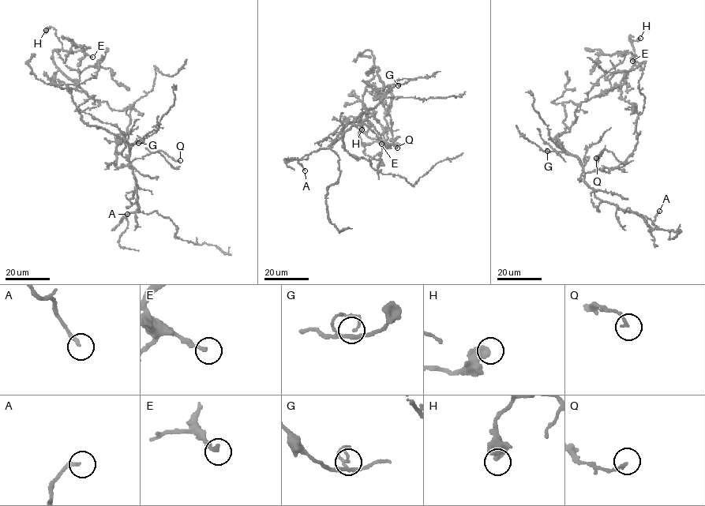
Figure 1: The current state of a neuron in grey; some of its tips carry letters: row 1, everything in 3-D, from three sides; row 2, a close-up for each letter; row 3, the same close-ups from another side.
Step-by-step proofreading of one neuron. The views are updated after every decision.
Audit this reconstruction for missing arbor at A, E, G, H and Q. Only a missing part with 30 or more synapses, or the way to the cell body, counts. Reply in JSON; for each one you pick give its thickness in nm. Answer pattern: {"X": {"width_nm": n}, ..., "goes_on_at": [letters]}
{"goes_on_at": []}

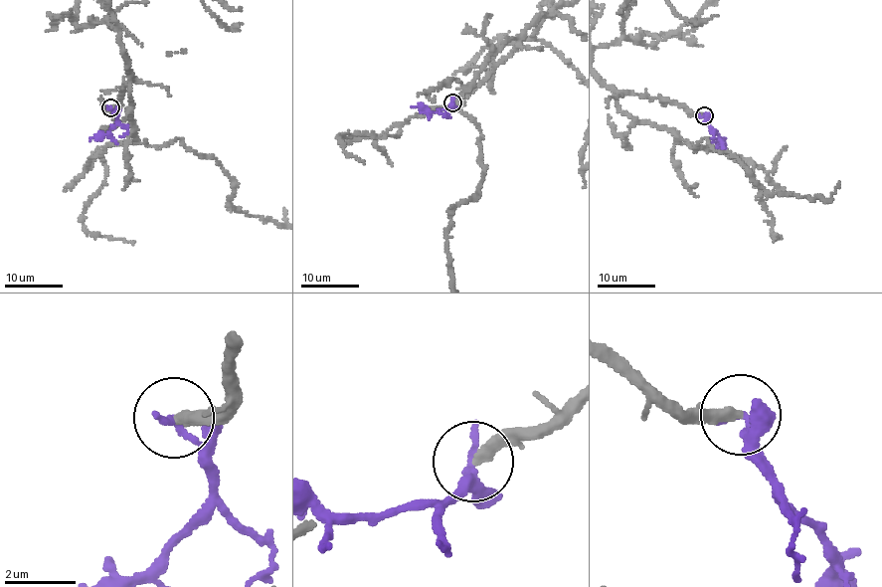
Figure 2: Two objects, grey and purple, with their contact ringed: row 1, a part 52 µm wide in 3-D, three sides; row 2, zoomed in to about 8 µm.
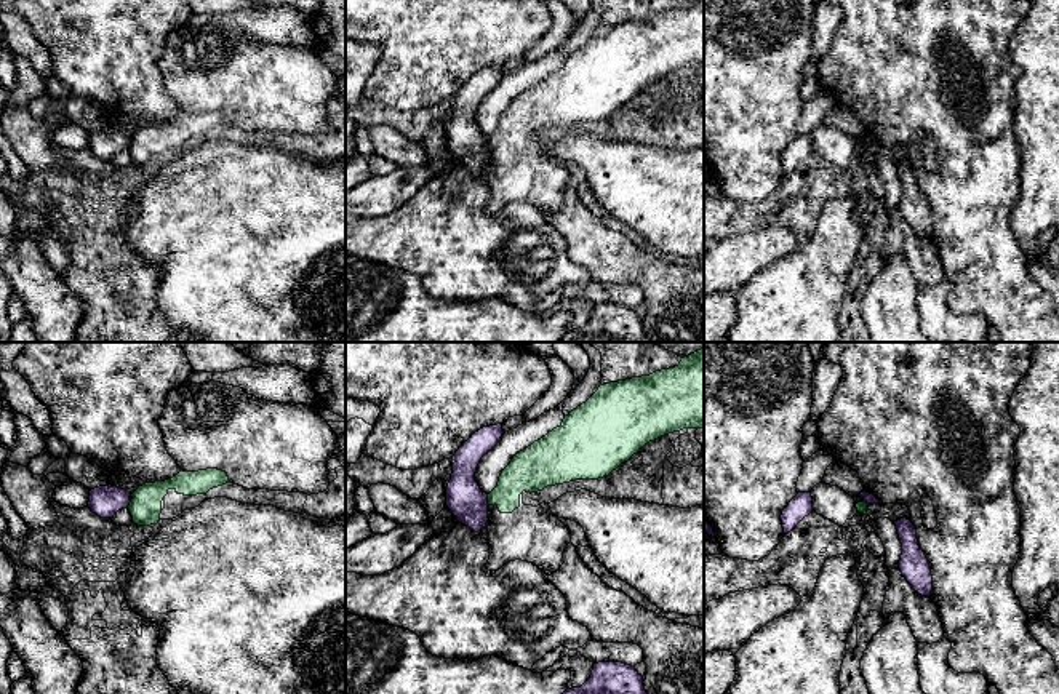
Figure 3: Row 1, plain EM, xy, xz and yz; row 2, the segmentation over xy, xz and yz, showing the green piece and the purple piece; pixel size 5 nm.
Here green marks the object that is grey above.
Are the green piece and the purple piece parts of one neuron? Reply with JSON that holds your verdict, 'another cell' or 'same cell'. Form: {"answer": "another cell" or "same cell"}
{"answer": "another cell"}

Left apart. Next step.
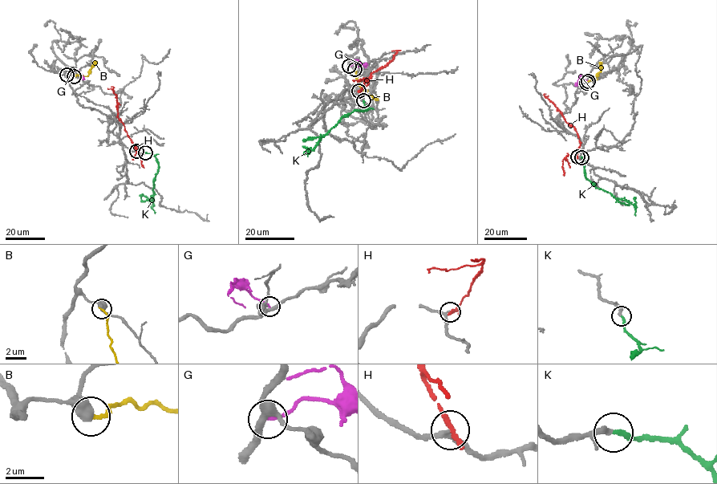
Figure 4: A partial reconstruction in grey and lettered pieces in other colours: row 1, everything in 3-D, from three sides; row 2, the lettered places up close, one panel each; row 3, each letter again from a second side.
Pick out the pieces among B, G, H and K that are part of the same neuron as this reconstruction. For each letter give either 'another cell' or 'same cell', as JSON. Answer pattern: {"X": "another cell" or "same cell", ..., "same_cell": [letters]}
{"B": "another cell", "G": "another cell", "H": "another cell", "K": "same cell", "same_cell": ["K"]}

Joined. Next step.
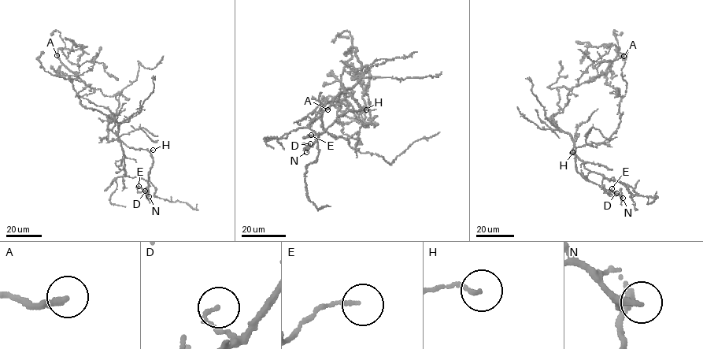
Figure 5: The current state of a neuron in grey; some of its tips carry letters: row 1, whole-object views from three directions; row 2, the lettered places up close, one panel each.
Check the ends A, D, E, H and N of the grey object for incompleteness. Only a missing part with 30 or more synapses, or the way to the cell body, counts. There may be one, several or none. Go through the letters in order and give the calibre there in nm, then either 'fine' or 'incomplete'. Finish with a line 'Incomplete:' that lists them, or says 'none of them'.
A: calibre 240 nm; incomplete
D: calibre 120 nm; fine
E: calibre 120 nm; fine
H: calibre 130 nm; fine
N: calibre 140 nm; fine
Incomplete: A

